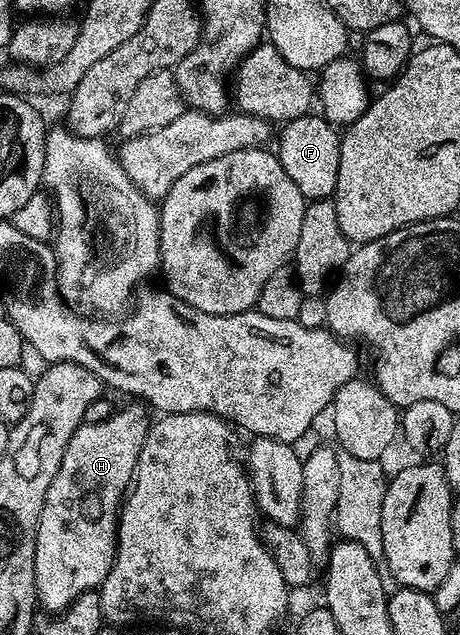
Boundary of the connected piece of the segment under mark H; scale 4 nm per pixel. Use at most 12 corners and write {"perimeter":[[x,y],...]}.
{"perimeter":[[81,423],[46,493],[36,597],[65,611],[114,565],[150,426]]}

